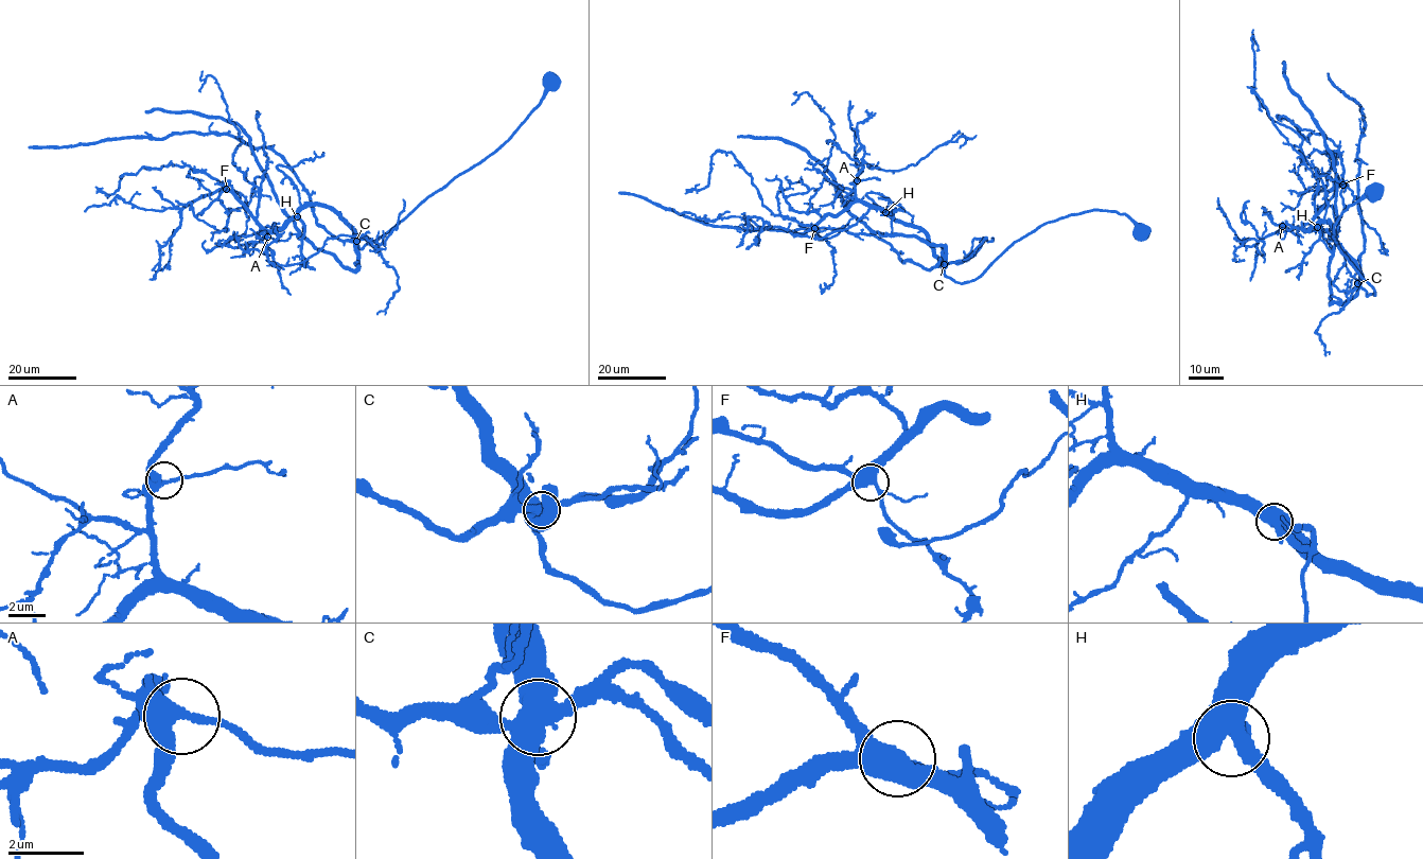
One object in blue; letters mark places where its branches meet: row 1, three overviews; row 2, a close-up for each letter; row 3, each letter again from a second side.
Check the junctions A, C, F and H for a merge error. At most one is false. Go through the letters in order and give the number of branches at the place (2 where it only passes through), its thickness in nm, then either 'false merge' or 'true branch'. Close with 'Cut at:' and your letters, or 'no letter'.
A: 4 branches meet; 420 nm thick; true branch
C: 4 branches meet; 550 nm thick; false merge
F: 5 branches meet; 480 nm thick; true branch
H: 4 branches meet; 440 nm thick; true branch
Cut at: C

